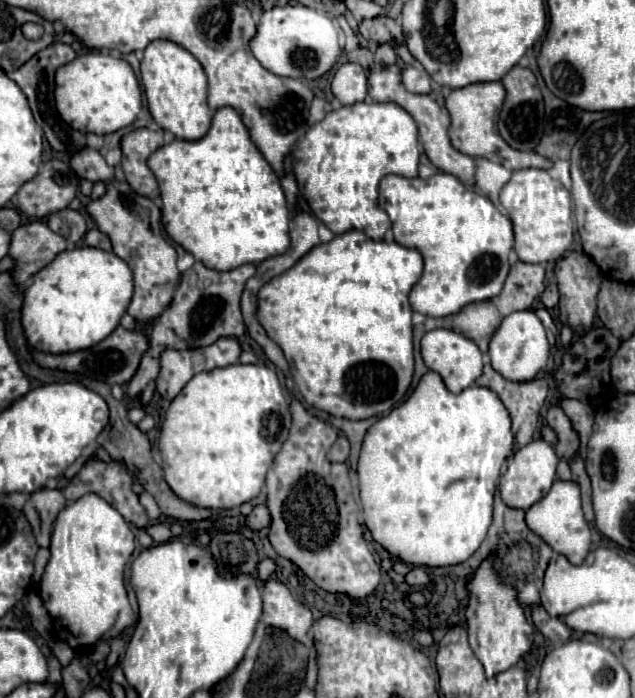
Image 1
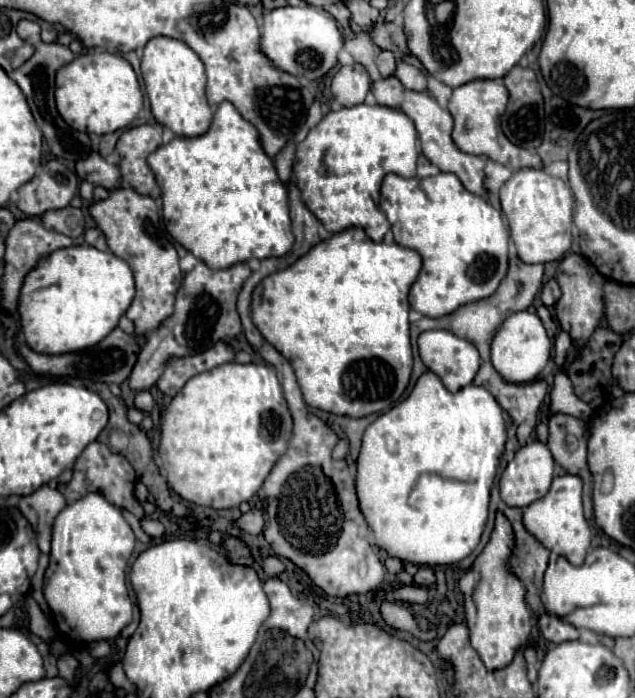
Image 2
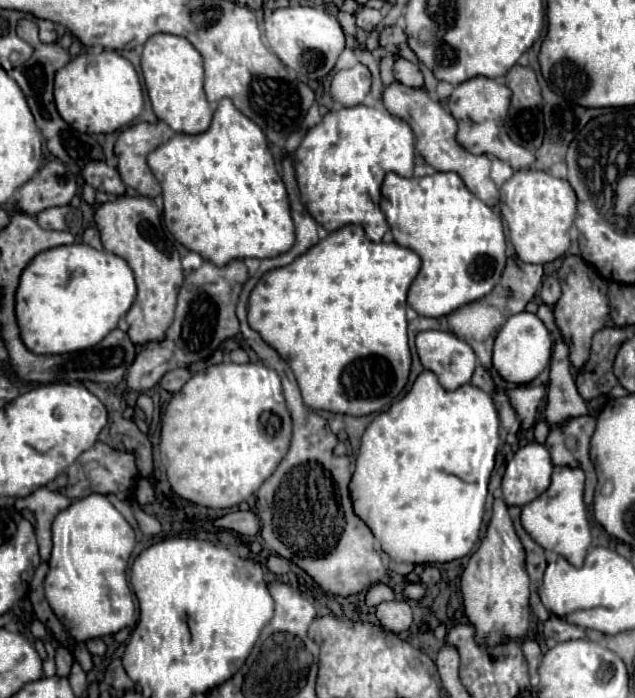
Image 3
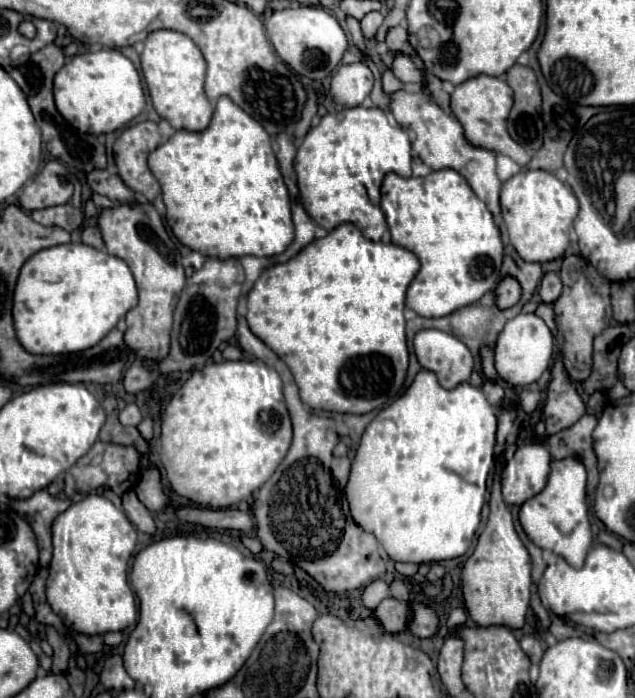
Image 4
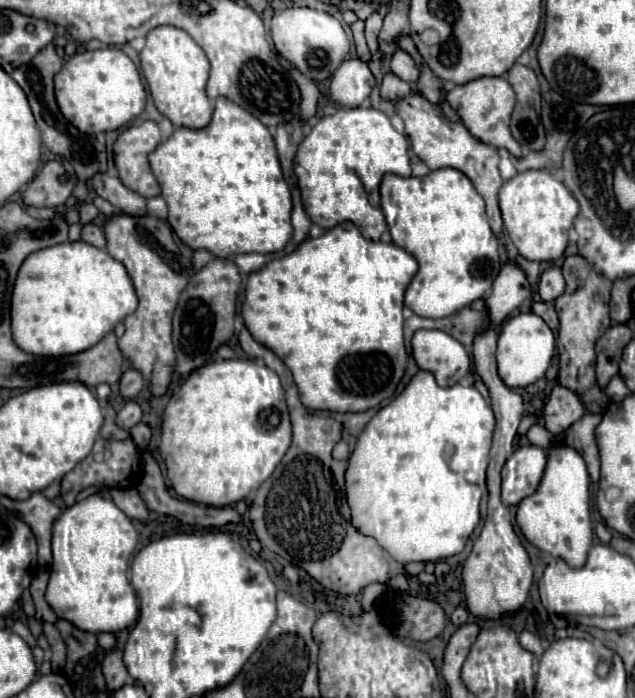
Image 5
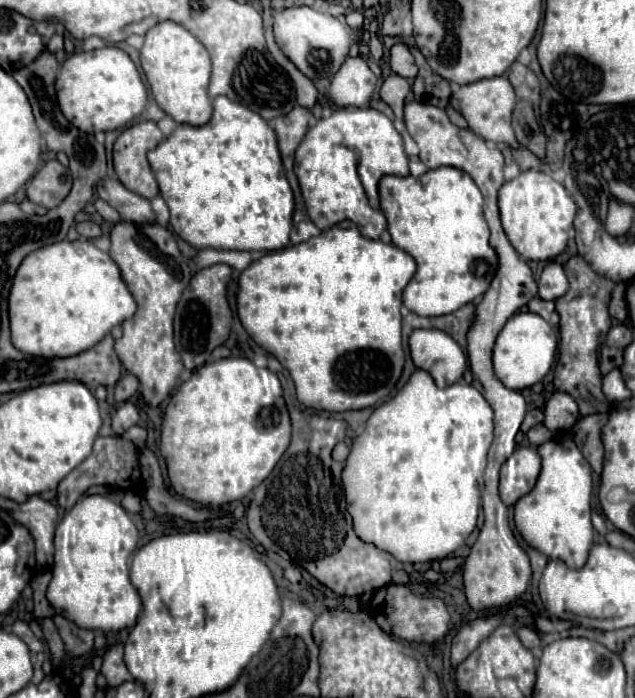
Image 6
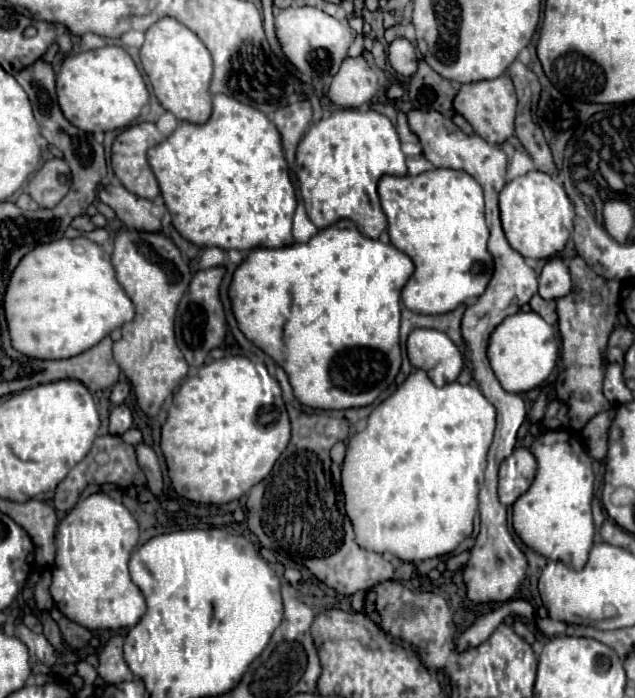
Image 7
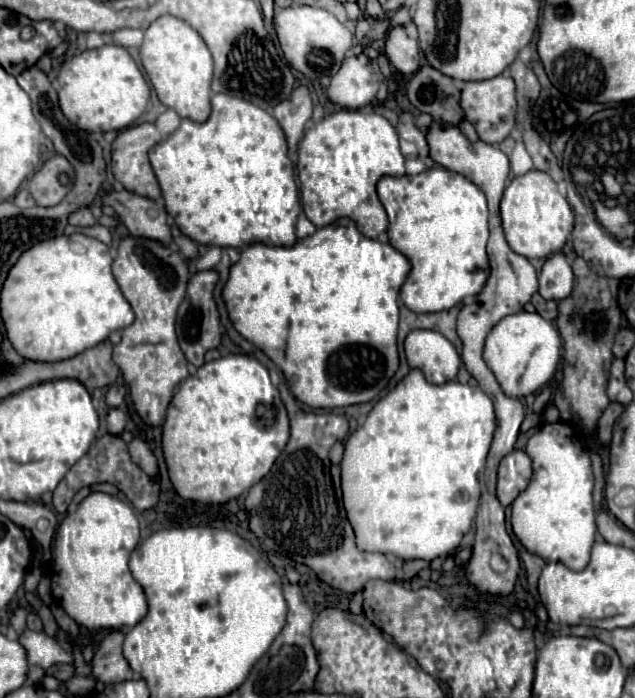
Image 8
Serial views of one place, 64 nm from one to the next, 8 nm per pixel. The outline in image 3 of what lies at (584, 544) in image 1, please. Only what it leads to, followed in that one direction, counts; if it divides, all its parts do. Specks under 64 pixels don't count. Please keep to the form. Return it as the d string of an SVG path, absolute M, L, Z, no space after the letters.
M556 468L550 488L522 508L524 530L544 548L564 556L572 566L580 566L590 546L590 526L584 506L584 472L580 468Z

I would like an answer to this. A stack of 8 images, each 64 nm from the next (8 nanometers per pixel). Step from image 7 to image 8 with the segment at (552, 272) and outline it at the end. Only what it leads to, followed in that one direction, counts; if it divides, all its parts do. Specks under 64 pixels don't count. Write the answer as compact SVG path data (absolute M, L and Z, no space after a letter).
M562 252L552 254L538 276L540 280L540 296L546 300L562 300L570 296L572 286L574 286L574 274L572 268Z

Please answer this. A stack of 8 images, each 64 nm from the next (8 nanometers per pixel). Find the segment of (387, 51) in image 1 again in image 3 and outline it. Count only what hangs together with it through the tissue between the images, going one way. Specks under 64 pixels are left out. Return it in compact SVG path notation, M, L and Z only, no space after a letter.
M384 56L380 60L380 74L382 74L382 82L390 84L394 82L394 56Z

